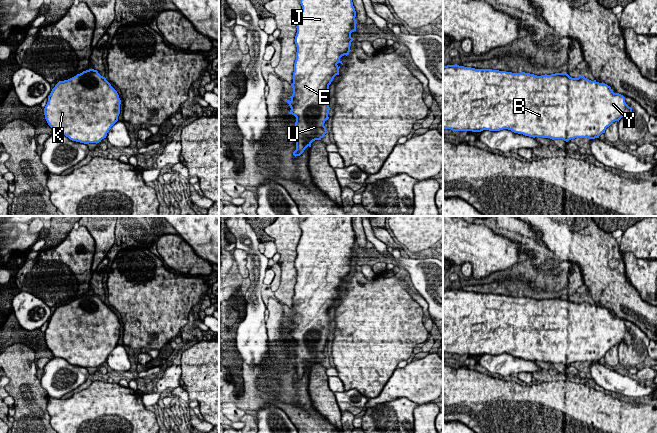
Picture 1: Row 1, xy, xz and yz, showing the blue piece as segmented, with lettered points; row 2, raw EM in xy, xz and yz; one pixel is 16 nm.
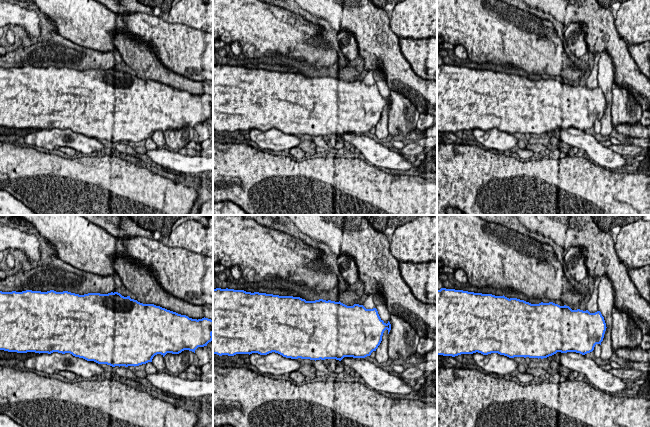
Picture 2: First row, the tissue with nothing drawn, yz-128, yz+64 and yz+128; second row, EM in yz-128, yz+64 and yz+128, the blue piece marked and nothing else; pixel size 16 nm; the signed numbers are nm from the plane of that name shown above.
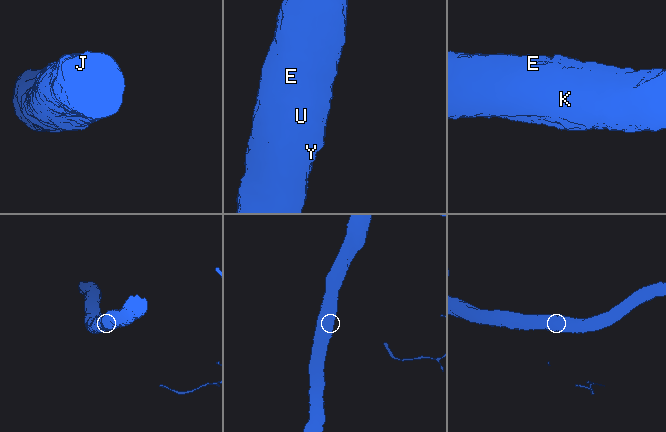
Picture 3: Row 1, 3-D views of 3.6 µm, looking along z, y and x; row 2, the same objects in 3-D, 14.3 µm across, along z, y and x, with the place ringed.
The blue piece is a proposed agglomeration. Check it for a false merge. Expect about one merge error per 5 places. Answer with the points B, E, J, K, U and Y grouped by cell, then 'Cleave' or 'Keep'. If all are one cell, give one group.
Groups: B E J K U Y. Keep

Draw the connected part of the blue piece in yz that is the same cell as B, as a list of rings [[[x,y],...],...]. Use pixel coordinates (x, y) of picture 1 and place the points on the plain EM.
[[[443,289],[443,353],[451,353],[454,355],[472,355],[481,356],[483,354],[500,355],[503,353],[511,354],[514,357],[523,358],[529,361],[542,361],[554,363],[562,363],[568,366],[575,362],[599,362],[602,357],[605,357],[607,351],[613,346],[618,345],[624,341],[627,346],[632,342],[632,332],[625,326],[625,321],[619,317],[614,317],[610,310],[605,307],[599,307],[596,304],[591,305],[584,300],[572,302],[567,297],[555,297],[551,299],[537,300],[530,297],[512,297],[506,295],[492,294],[492,293],[475,293],[471,291],[464,291],[455,289]]]

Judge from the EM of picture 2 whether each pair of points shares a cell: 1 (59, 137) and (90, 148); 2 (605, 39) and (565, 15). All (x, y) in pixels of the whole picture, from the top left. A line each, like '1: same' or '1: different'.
1: same
2: same

